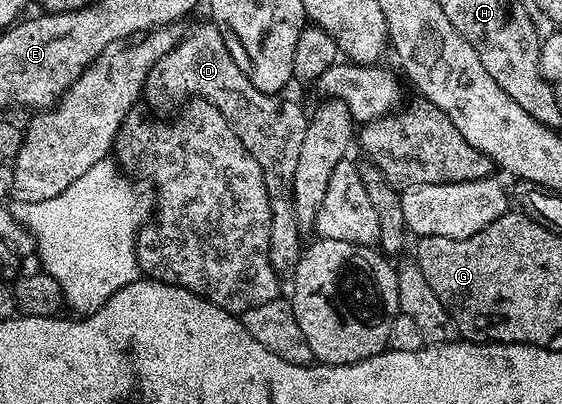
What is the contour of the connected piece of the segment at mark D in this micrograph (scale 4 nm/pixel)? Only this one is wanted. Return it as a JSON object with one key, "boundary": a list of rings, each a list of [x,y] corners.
{"boundary":[[[218,24],[199,25],[188,33],[182,34],[181,40],[161,60],[156,61],[155,66],[147,70],[147,81],[143,84],[142,96],[155,109],[163,109],[167,105],[167,97],[171,101],[186,102],[188,99],[202,99],[213,103],[225,115],[229,124],[234,125],[237,139],[257,159],[257,163],[263,172],[267,194],[271,200],[271,231],[269,233],[269,259],[271,266],[275,268],[280,278],[287,279],[294,274],[299,254],[305,248],[302,241],[301,230],[297,227],[297,219],[291,202],[291,180],[293,171],[297,171],[297,155],[301,155],[301,143],[305,140],[305,131],[309,120],[308,114],[303,114],[303,109],[295,101],[286,101],[286,96],[266,93],[257,87],[253,87],[248,70],[242,64],[235,62],[229,46],[223,42],[225,33]]]}

